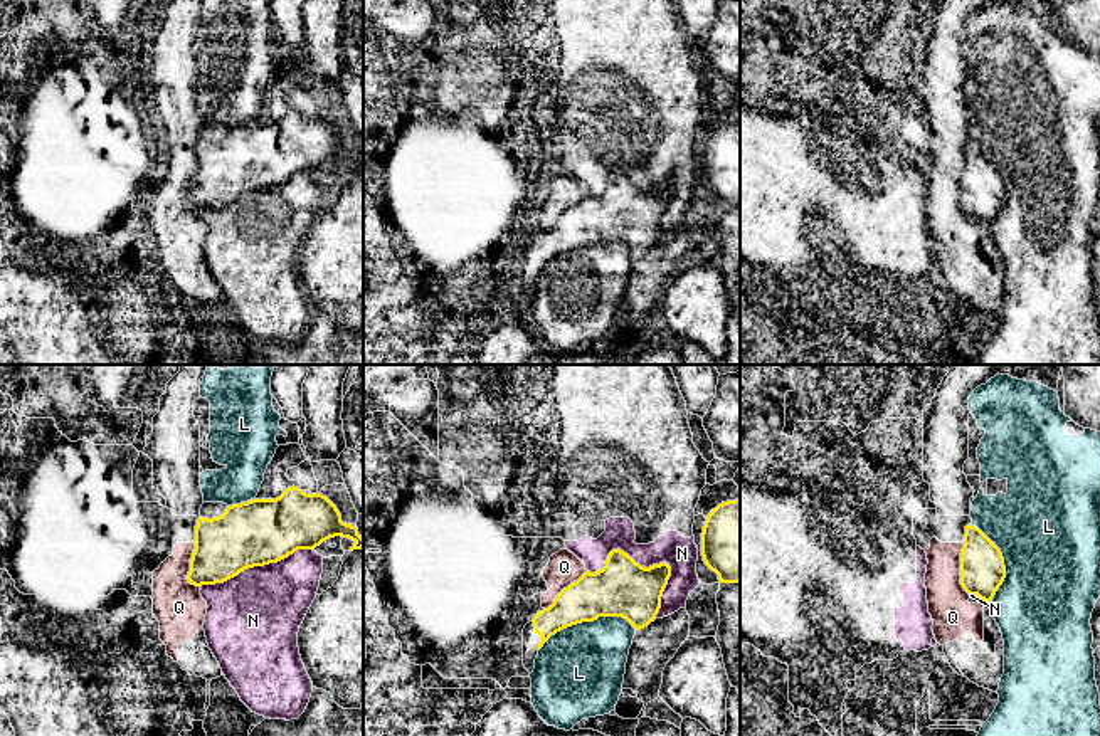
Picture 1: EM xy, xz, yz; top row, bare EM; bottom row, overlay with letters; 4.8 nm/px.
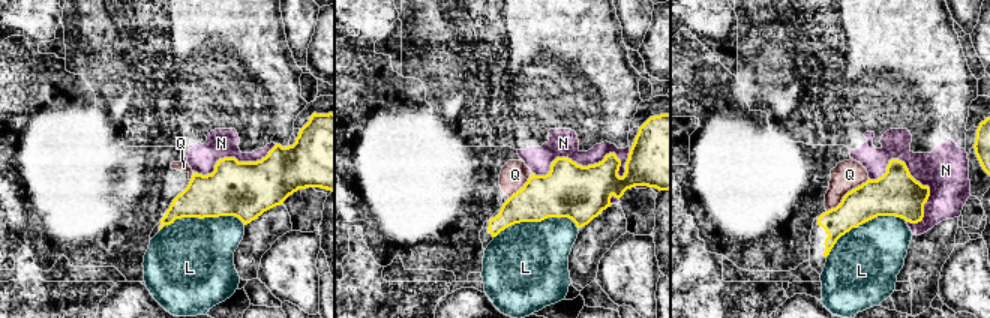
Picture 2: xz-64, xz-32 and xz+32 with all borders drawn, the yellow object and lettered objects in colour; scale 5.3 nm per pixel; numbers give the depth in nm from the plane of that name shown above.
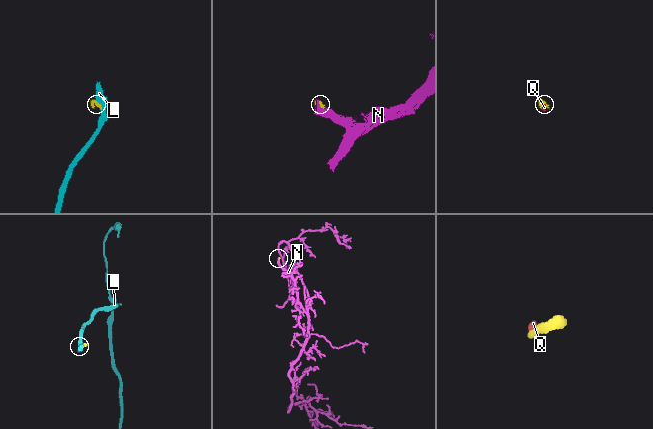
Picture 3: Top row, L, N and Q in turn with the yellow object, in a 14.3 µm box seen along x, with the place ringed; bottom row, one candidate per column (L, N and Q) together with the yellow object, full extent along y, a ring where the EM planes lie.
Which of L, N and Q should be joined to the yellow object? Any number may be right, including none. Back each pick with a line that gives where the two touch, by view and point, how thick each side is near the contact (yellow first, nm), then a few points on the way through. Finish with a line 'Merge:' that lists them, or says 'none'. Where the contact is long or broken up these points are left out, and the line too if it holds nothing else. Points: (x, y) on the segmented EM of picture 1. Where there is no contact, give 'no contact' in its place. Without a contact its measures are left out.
Merge: none

